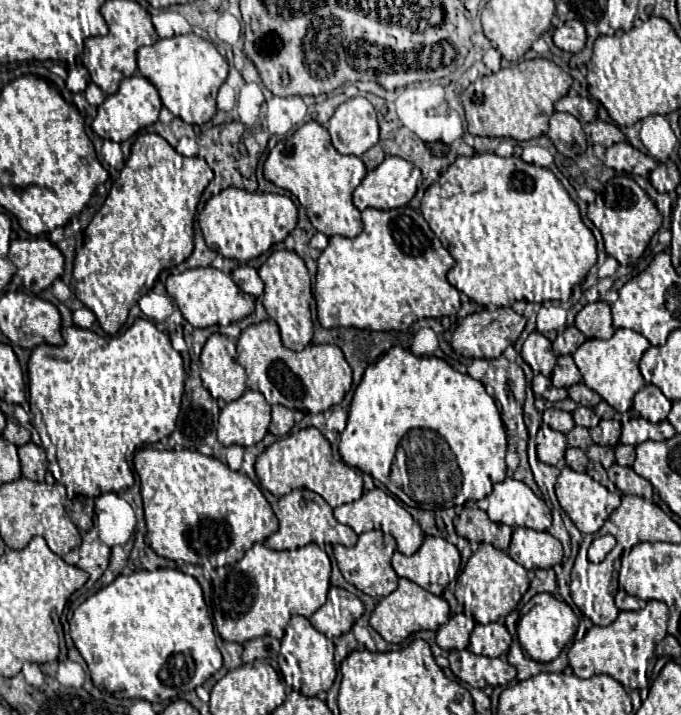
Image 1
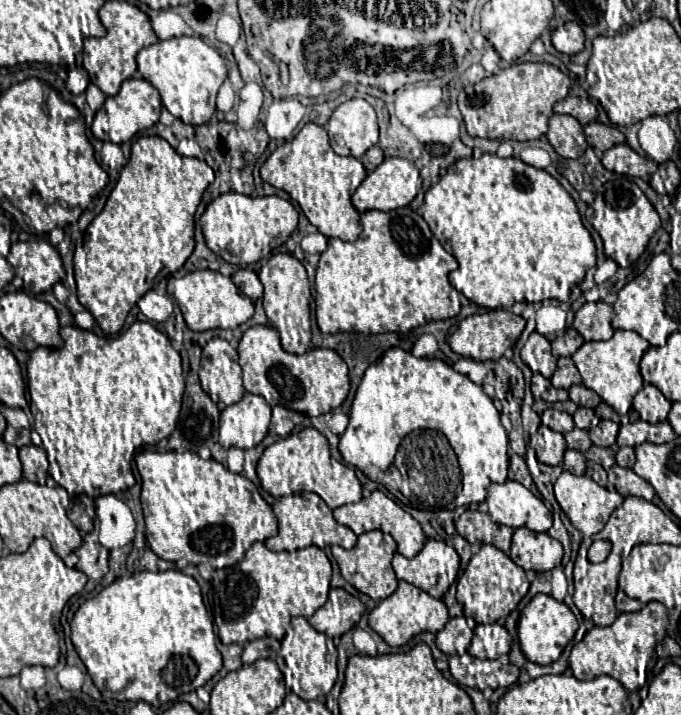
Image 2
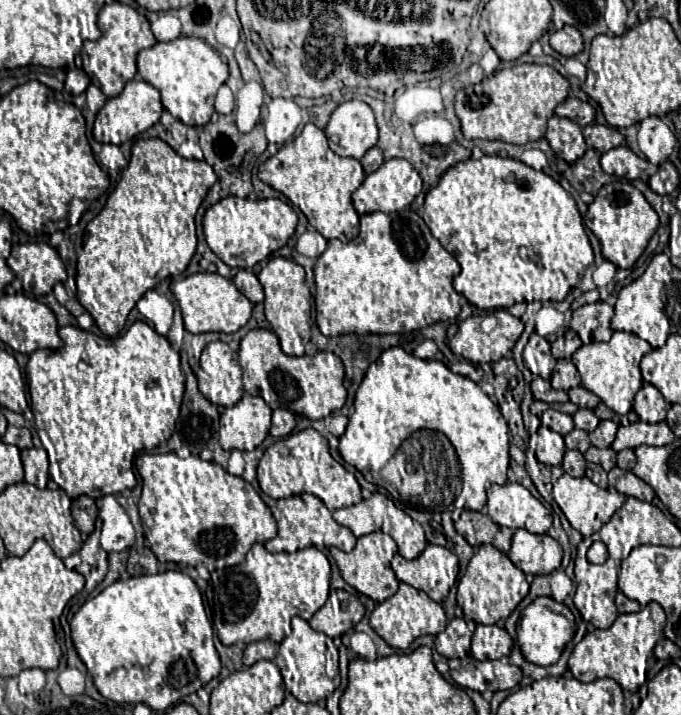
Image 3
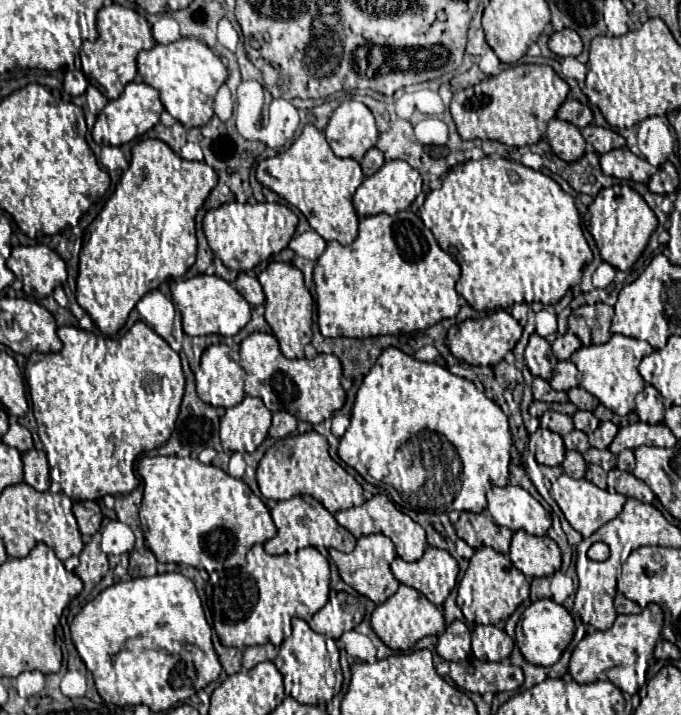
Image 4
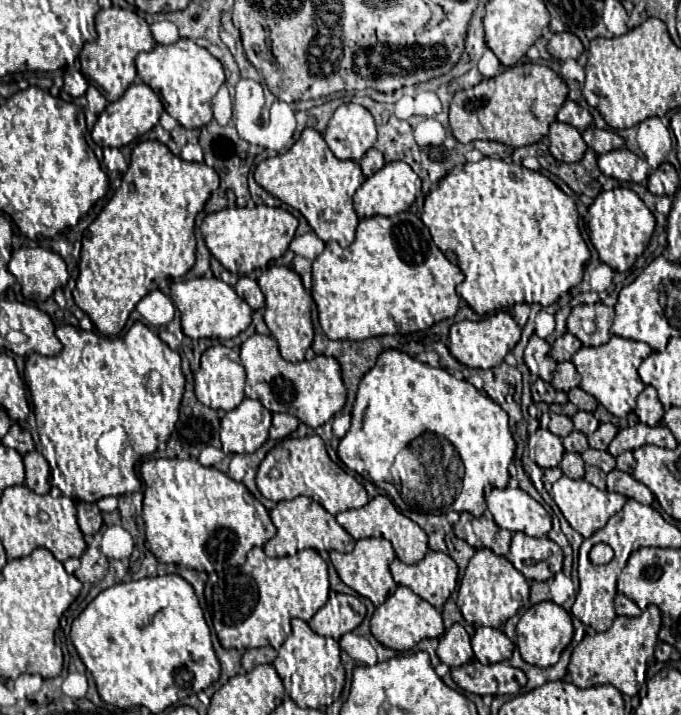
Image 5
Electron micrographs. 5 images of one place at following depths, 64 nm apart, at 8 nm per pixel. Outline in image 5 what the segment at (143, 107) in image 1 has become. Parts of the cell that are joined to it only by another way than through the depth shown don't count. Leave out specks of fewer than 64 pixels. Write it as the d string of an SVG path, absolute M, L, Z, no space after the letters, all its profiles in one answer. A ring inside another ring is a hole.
M136 82L136 84L130 84L128 90L116 100L116 102L110 102L106 106L106 110L98 116L98 122L92 130L92 140L98 144L98 146L110 146L112 148L120 148L120 146L126 146L130 144L132 140L136 140L138 136L150 132L158 120L160 120L160 114L162 114L164 106L160 102L160 98L156 96L156 92L142 84L142 82ZM110 124L110 126L108 126Z

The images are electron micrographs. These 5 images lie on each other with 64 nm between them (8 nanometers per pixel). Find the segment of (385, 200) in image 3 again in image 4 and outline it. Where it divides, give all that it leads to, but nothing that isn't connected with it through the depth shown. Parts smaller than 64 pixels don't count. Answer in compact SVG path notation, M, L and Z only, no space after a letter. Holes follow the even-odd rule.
M390 160L380 168L380 172L364 178L364 182L358 186L354 194L354 208L360 218L374 216L374 214L396 214L400 210L406 210L414 198L422 192L422 176L404 160Z

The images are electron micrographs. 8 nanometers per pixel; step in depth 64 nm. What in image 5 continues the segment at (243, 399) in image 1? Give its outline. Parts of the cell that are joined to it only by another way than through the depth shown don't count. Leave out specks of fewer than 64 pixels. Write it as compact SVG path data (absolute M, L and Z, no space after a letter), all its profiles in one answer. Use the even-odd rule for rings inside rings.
M244 398L242 404L222 418L220 440L224 454L252 454L268 438L272 414L260 400Z

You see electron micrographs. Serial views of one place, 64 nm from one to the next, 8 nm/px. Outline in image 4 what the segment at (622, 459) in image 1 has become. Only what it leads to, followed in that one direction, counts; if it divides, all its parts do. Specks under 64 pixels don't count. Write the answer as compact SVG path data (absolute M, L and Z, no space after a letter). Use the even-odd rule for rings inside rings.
M624 450L618 454L618 468L620 470L626 470L626 472L632 472L634 470L634 452L632 450Z

